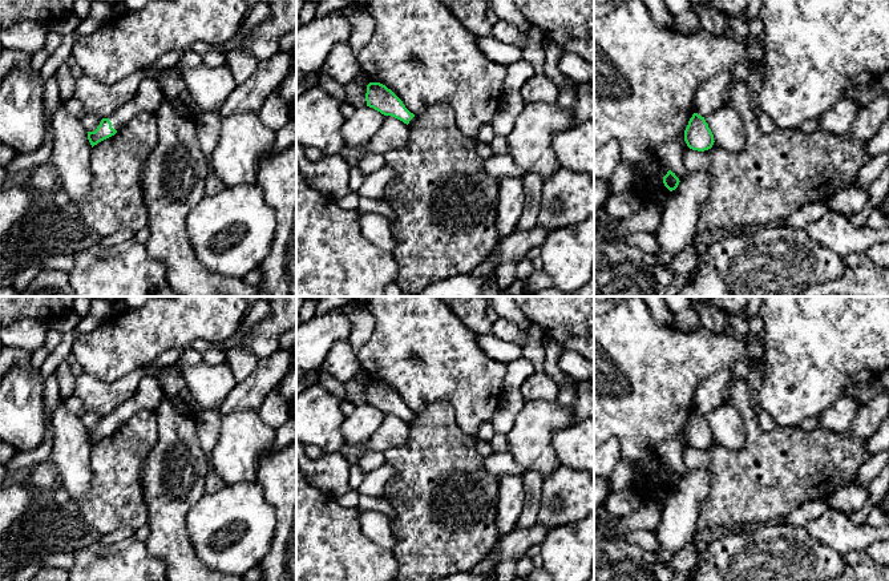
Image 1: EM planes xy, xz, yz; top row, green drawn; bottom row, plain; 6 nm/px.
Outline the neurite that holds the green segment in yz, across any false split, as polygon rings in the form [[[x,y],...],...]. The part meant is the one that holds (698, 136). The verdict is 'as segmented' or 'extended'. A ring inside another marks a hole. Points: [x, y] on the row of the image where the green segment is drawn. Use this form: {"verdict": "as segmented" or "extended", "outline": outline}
{"verdict": "as segmented", "outline": [[[694,113],[684,130],[684,141],[692,150],[704,152],[712,148],[714,134],[704,117]]]}

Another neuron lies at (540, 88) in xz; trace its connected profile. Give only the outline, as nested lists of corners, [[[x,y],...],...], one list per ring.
[[[536,73],[520,90],[524,104],[557,102],[559,86],[543,73]]]

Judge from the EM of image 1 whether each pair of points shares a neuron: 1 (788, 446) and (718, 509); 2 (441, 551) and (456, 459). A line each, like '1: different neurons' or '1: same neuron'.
1: same neuron
2: same neuron

